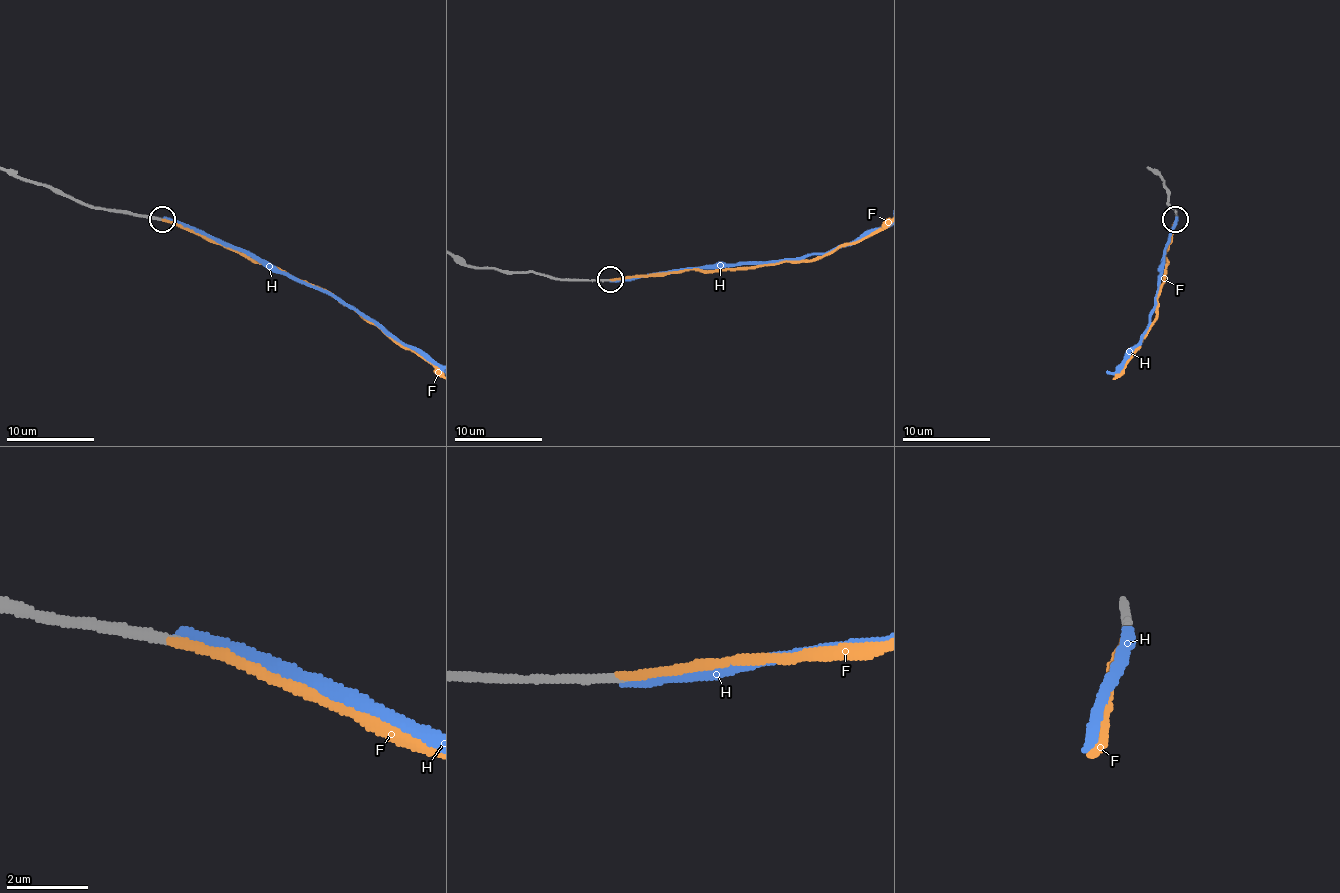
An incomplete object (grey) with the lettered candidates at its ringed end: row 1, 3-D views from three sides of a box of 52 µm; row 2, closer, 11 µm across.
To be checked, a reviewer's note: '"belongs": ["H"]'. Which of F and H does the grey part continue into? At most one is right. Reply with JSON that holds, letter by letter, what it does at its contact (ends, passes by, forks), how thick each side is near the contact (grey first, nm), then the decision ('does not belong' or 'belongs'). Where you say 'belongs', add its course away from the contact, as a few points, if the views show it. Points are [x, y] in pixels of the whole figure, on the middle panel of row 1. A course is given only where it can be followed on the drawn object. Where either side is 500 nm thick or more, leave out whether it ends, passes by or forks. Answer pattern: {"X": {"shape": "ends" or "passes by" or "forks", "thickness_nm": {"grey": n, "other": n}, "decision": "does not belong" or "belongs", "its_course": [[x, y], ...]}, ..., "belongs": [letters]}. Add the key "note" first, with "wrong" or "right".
{"note": "wrong", "F": {"shape": "ends", "thickness_nm": {"grey": 260, "other": 200}, "decision": "belongs"}, "H": {"shape": "ends", "thickness_nm": {"grey": 240, "other": 280}, "decision": "does not belong"}, "belongs": ["F"]}

